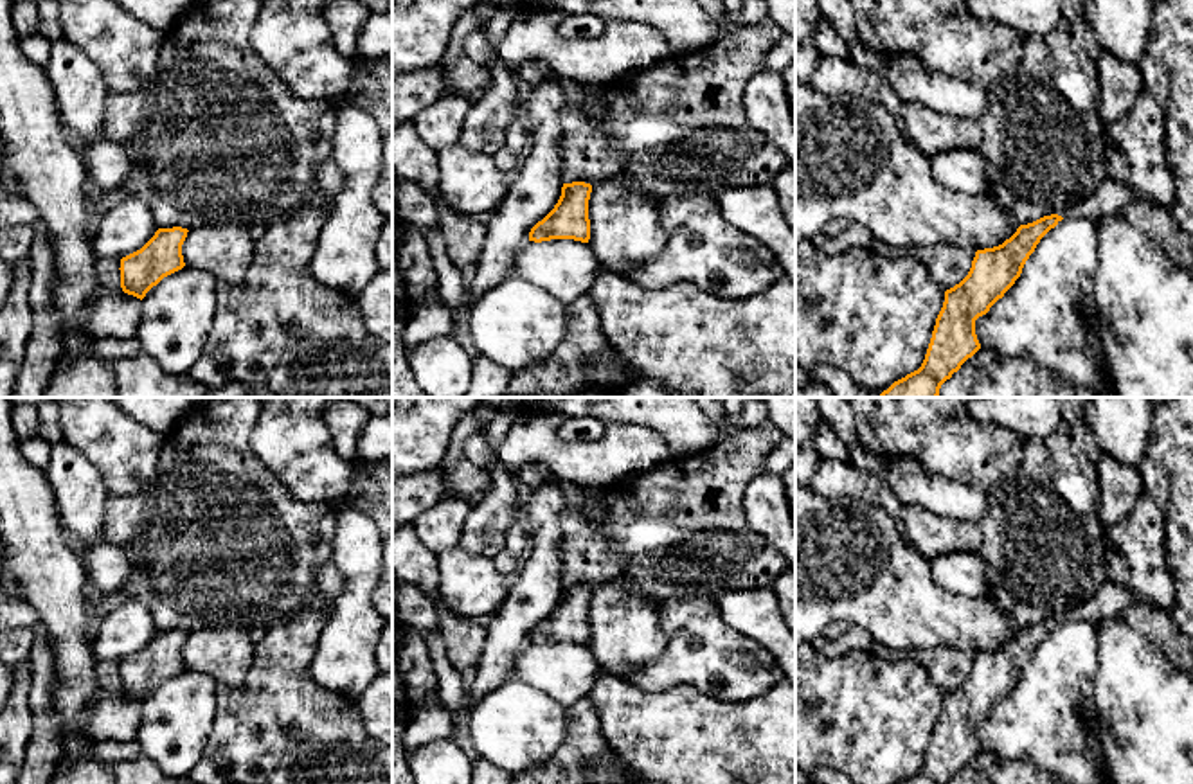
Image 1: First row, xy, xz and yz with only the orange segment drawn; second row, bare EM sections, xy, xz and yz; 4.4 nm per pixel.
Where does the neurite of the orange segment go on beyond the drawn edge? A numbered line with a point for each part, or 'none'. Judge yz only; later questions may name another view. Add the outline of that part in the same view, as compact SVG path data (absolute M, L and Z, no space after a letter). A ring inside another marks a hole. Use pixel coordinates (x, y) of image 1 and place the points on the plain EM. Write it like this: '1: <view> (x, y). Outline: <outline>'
none

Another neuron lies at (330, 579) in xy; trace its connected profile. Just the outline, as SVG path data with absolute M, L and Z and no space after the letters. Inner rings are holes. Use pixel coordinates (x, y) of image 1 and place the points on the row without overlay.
M333 561L318 566L317 581L318 581L318 586L331 599L336 597L344 590L344 577Z

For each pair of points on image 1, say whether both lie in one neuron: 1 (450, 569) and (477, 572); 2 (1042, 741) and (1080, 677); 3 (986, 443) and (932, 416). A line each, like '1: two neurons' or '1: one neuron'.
1: one neuron
2: one neuron
3: one neuron

